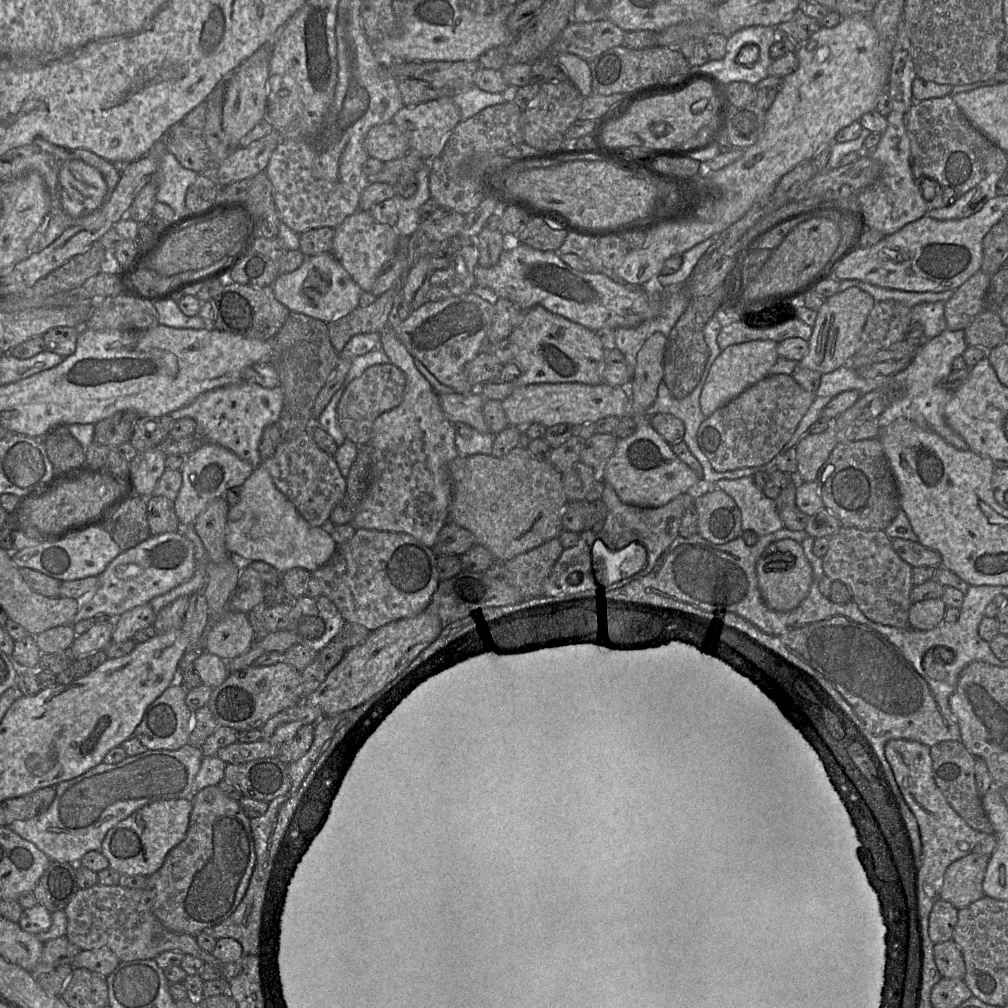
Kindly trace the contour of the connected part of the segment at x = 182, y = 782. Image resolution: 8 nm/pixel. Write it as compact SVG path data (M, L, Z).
M187 743L177 750L147 749L141 754L127 756L116 764L102 762L80 776L55 785L55 798L44 813L31 819L14 821L7 827L35 844L51 861L79 863L87 852L100 851L105 835L113 826L143 806L161 800L191 800L196 794L194 781L203 757L200 748Z

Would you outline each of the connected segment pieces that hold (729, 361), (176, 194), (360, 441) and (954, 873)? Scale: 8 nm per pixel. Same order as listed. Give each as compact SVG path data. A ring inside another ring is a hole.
M753 340L723 349L711 365L701 391L699 402L702 413L706 417L710 416L750 386L767 377L779 358L777 345L778 343L772 340Z
M167 151L157 171L157 202L169 205L175 218L187 214L190 210L185 204L186 192L198 176L199 173L184 168L177 158Z
M390 362L373 365L355 378L345 389L337 405L338 423L346 438L358 446L368 444L375 420L402 402L405 388L405 373Z
M971 852L951 863L945 871L941 900L957 910L983 898L983 879L989 857Z

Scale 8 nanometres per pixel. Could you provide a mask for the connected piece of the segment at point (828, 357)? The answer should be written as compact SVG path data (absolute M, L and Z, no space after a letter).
M851 287L825 299L817 311L816 321L808 340L808 352L799 365L821 374L832 372L848 364L859 348L861 334L875 299L867 292Z

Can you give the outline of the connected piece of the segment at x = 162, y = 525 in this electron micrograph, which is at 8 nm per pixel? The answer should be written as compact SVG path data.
M163 496L148 497L147 519L151 535L177 532L181 529L174 501Z

